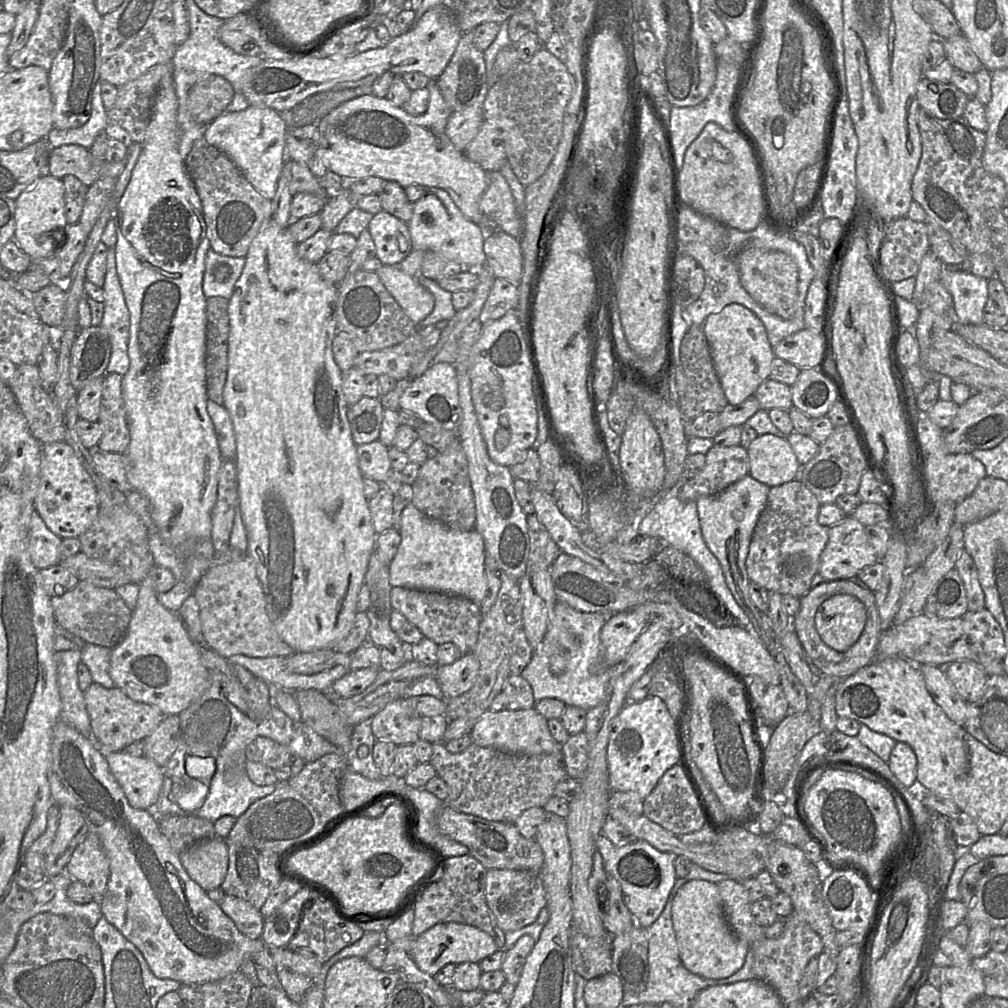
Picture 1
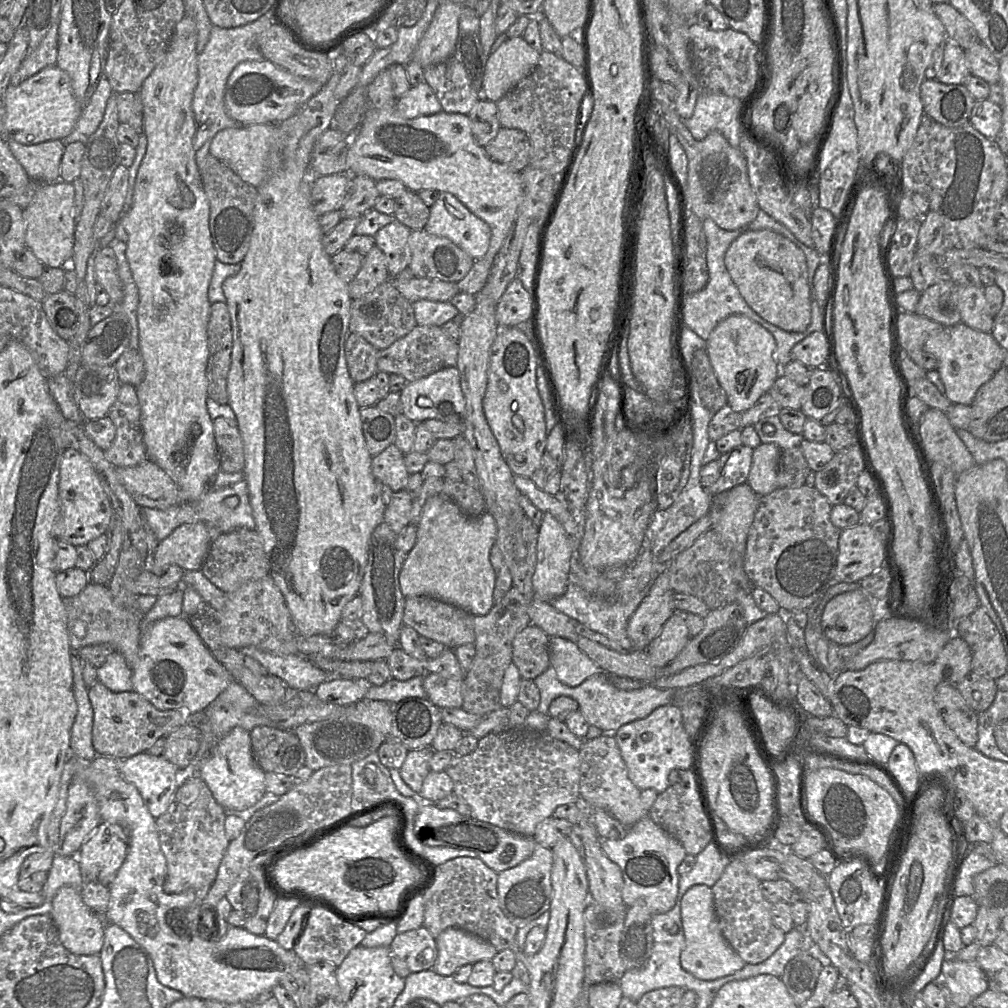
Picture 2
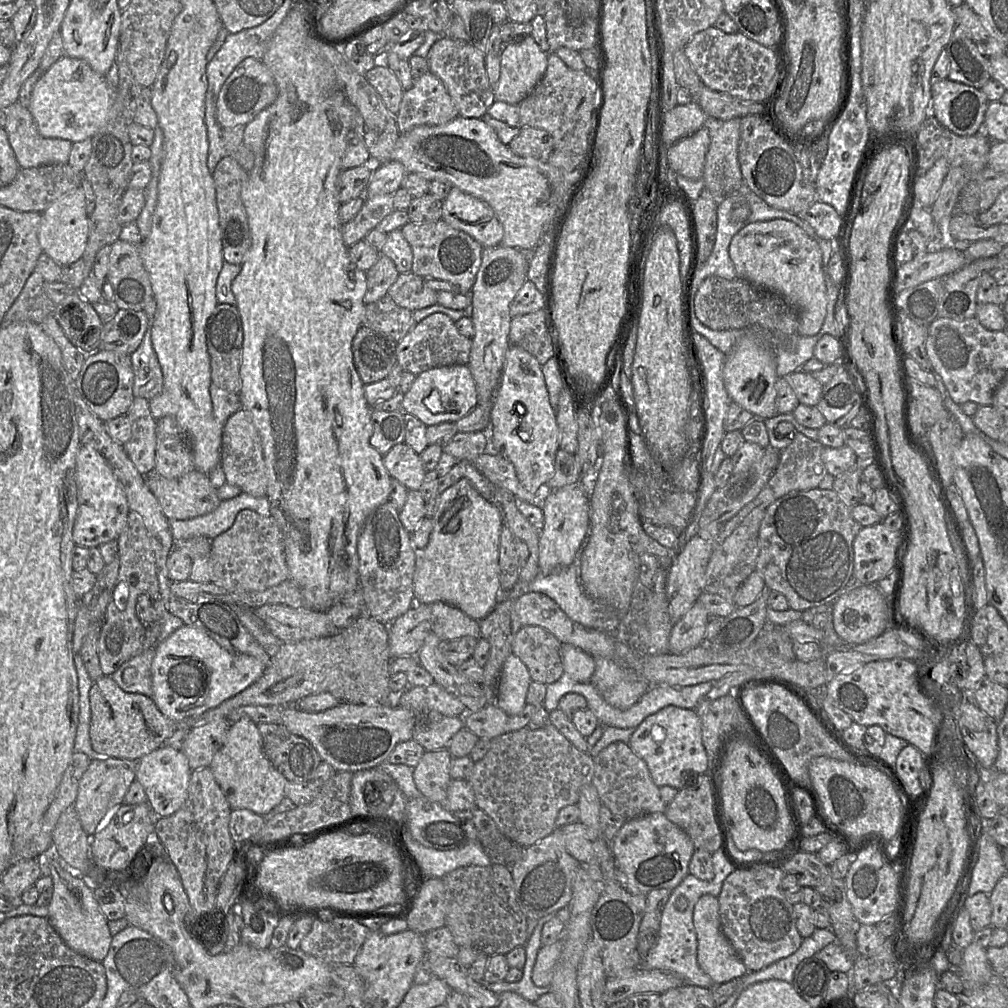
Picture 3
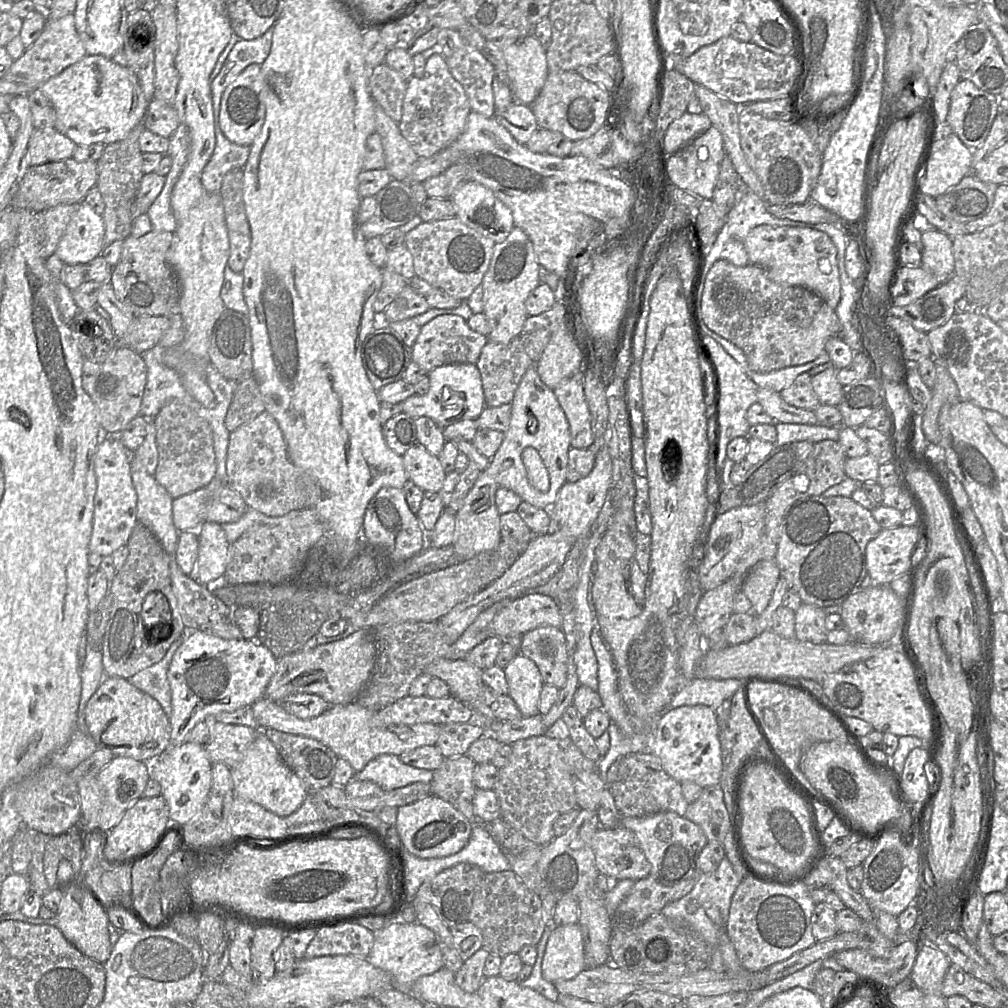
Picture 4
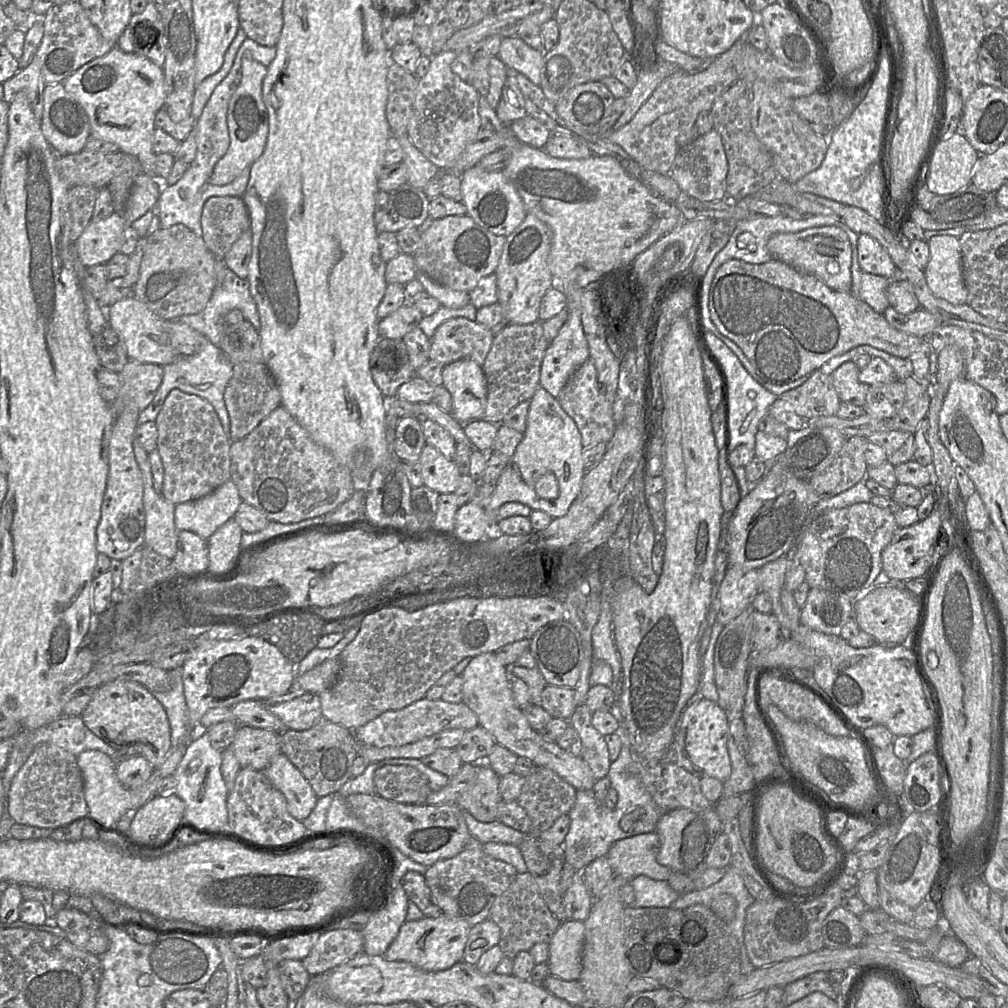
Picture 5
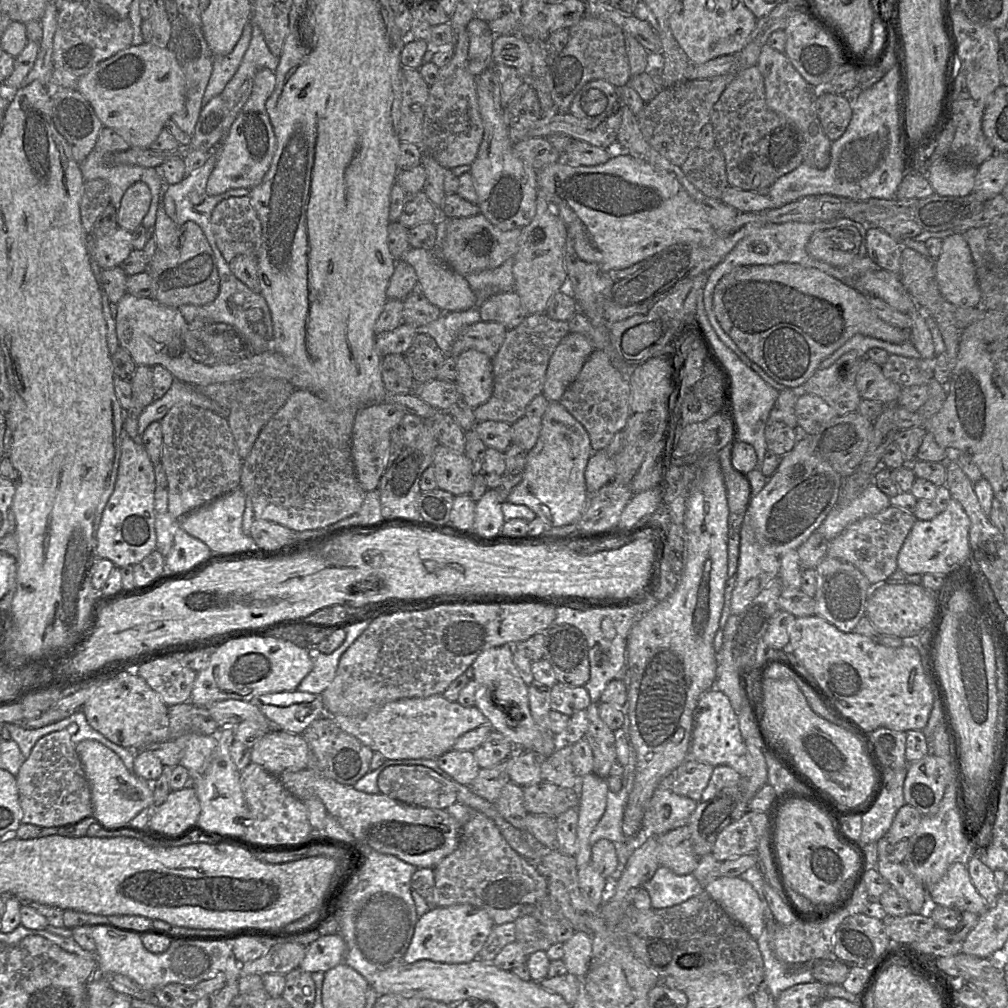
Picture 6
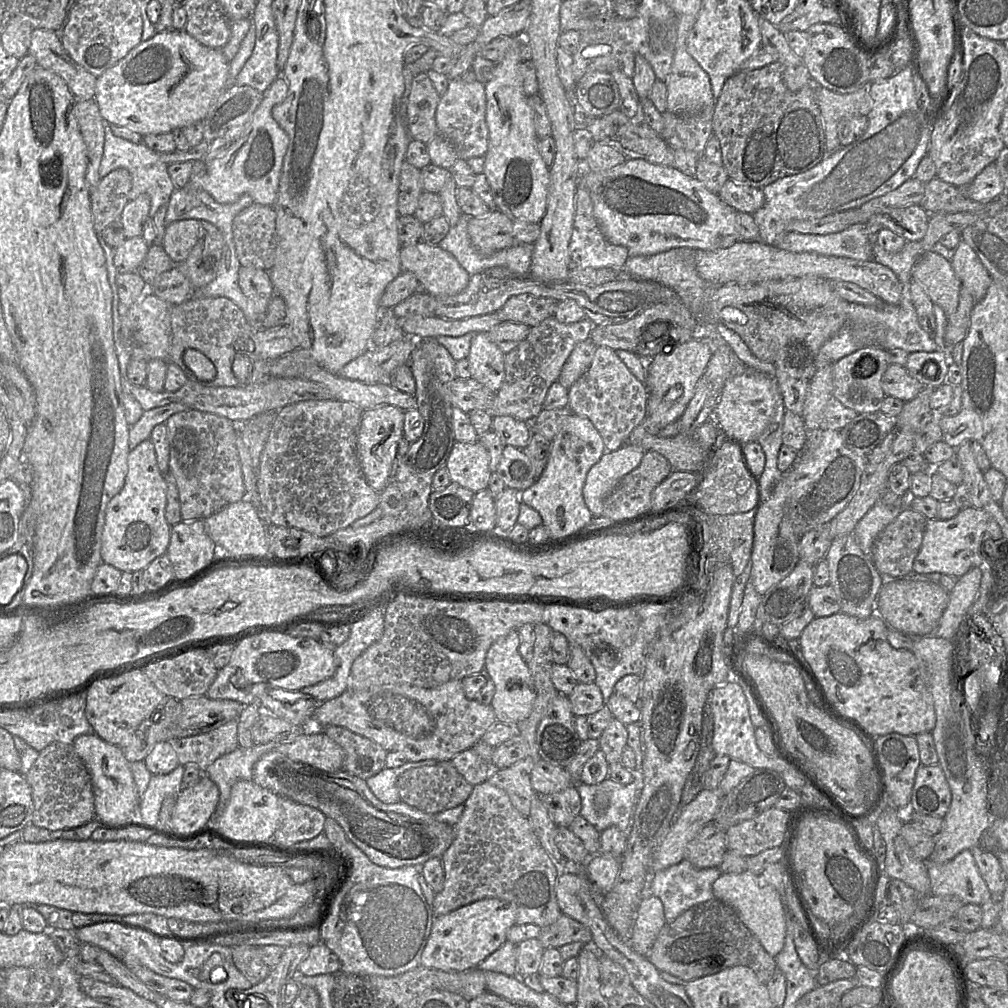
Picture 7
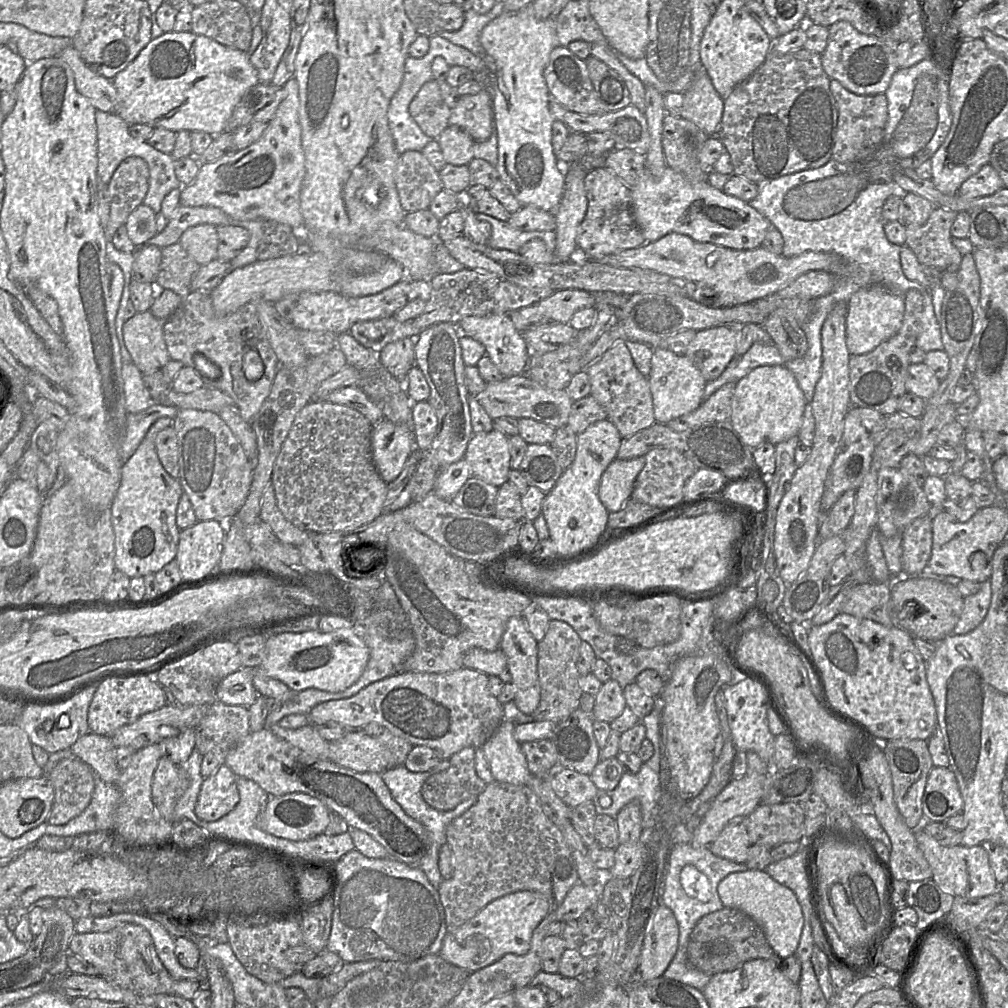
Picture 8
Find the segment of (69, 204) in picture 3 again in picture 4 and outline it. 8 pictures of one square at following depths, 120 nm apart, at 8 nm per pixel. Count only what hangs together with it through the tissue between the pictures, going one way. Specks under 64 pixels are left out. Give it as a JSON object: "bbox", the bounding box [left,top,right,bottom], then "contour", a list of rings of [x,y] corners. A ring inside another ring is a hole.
{"bbox":[55,200,105,265],"contour":[[[82,200],[72,215],[58,245],[55,255],[67,265],[85,265],[100,256],[104,249],[105,226],[101,215],[96,214],[90,205]]]}

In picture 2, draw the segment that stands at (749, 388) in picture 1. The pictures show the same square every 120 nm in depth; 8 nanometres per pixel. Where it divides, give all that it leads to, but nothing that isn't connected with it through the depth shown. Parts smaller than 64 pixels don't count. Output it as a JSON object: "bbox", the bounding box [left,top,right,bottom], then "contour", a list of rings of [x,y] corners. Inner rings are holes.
{"bbox":[706,315,780,413],"contour":[[[730,315],[712,330],[706,340],[706,352],[733,411],[742,413],[751,408],[780,376],[780,367],[773,357],[775,351],[772,334],[744,315]]]}

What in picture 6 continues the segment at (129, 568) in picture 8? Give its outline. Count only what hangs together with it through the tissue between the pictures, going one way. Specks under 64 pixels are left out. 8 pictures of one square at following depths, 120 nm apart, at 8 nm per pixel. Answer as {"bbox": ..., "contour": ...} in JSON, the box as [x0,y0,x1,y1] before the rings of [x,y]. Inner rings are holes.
{"bbox":[96,431,156,567],"contour":[[[121,431],[121,455],[117,478],[96,532],[97,555],[109,559],[116,567],[135,565],[156,550],[154,465],[143,444],[134,442]]]}

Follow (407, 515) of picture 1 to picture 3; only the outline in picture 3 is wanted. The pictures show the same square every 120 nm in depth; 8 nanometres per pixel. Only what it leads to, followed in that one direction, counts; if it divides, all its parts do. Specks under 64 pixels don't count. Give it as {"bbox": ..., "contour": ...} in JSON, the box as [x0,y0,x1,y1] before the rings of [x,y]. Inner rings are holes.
{"bbox":[413,478,502,620],"contour":[[[462,478],[437,498],[432,519],[433,530],[428,544],[417,550],[413,575],[415,603],[430,604],[440,601],[460,609],[475,620],[487,617],[496,603],[500,601],[499,540],[502,530],[501,512],[486,500],[467,478]]]}

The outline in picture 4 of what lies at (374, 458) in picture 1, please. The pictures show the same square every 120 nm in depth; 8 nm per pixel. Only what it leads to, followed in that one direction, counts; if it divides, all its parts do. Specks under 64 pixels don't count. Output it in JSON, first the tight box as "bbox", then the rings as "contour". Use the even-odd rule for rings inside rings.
{"bbox":[402,443,446,492],"contour":[[[417,443],[402,456],[409,480],[423,491],[439,492],[446,472],[437,456],[432,455],[422,444]]]}

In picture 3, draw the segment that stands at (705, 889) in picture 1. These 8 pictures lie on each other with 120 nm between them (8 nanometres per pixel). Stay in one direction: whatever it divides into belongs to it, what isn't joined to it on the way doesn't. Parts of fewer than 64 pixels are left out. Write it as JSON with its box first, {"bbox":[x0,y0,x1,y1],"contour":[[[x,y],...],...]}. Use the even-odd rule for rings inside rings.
{"bbox":[693,894,748,983],"contour":[[[705,894],[699,898],[693,909],[693,924],[697,936],[698,964],[714,982],[726,983],[748,972],[741,958],[722,931],[717,897]]]}

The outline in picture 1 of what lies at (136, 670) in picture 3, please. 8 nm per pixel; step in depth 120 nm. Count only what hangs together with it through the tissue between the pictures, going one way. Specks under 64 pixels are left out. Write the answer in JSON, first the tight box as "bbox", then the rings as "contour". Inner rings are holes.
{"bbox":[80,642,115,688],"contour":[[[86,642],[80,649],[81,662],[88,667],[93,682],[99,683],[105,688],[115,687],[109,674],[111,652],[108,647],[89,642]]]}

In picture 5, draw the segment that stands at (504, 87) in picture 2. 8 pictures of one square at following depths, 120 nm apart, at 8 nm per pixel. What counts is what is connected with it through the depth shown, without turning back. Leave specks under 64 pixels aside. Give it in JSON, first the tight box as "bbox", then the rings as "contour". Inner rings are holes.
{"bbox":[497,37,544,86],"contour":[[[508,37],[503,38],[497,57],[507,67],[517,70],[540,86],[544,58],[541,51],[532,48],[518,37]]]}

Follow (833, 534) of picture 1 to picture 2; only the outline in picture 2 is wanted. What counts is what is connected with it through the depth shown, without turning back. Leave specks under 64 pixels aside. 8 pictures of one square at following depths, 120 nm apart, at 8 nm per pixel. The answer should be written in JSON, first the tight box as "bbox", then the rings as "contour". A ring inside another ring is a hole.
{"bbox":[833,524,883,584],"contour":[[[858,524],[841,530],[833,583],[859,584],[862,579],[882,568],[883,539],[870,524]]]}

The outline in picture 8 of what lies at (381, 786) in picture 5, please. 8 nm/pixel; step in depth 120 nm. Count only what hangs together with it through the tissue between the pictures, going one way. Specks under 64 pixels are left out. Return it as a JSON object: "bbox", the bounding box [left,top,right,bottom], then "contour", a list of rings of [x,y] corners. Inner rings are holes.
{"bbox":[423,747,485,811],"contour":[[[466,747],[448,759],[447,769],[431,775],[423,784],[424,801],[439,811],[453,810],[463,801],[478,796],[485,783],[476,773],[475,749]]]}

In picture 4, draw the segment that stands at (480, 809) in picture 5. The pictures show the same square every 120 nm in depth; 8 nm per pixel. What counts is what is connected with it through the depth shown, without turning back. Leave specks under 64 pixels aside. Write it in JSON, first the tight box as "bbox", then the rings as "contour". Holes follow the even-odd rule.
{"bbox":[430,755,478,824],"contour":[[[467,755],[445,758],[442,765],[433,771],[433,778],[430,782],[431,794],[449,802],[474,824],[478,820],[473,812],[473,797],[477,789],[473,782],[473,772],[476,764],[477,763]]]}

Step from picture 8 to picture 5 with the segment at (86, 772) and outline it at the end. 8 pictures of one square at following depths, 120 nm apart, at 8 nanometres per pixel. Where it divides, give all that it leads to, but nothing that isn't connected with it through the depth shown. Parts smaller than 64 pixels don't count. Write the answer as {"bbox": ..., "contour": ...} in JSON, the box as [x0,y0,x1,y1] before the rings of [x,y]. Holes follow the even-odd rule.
{"bbox":[8,743,89,829],"contour":[[[53,743],[39,744],[14,776],[8,811],[17,824],[56,829],[89,815],[78,756]]]}

